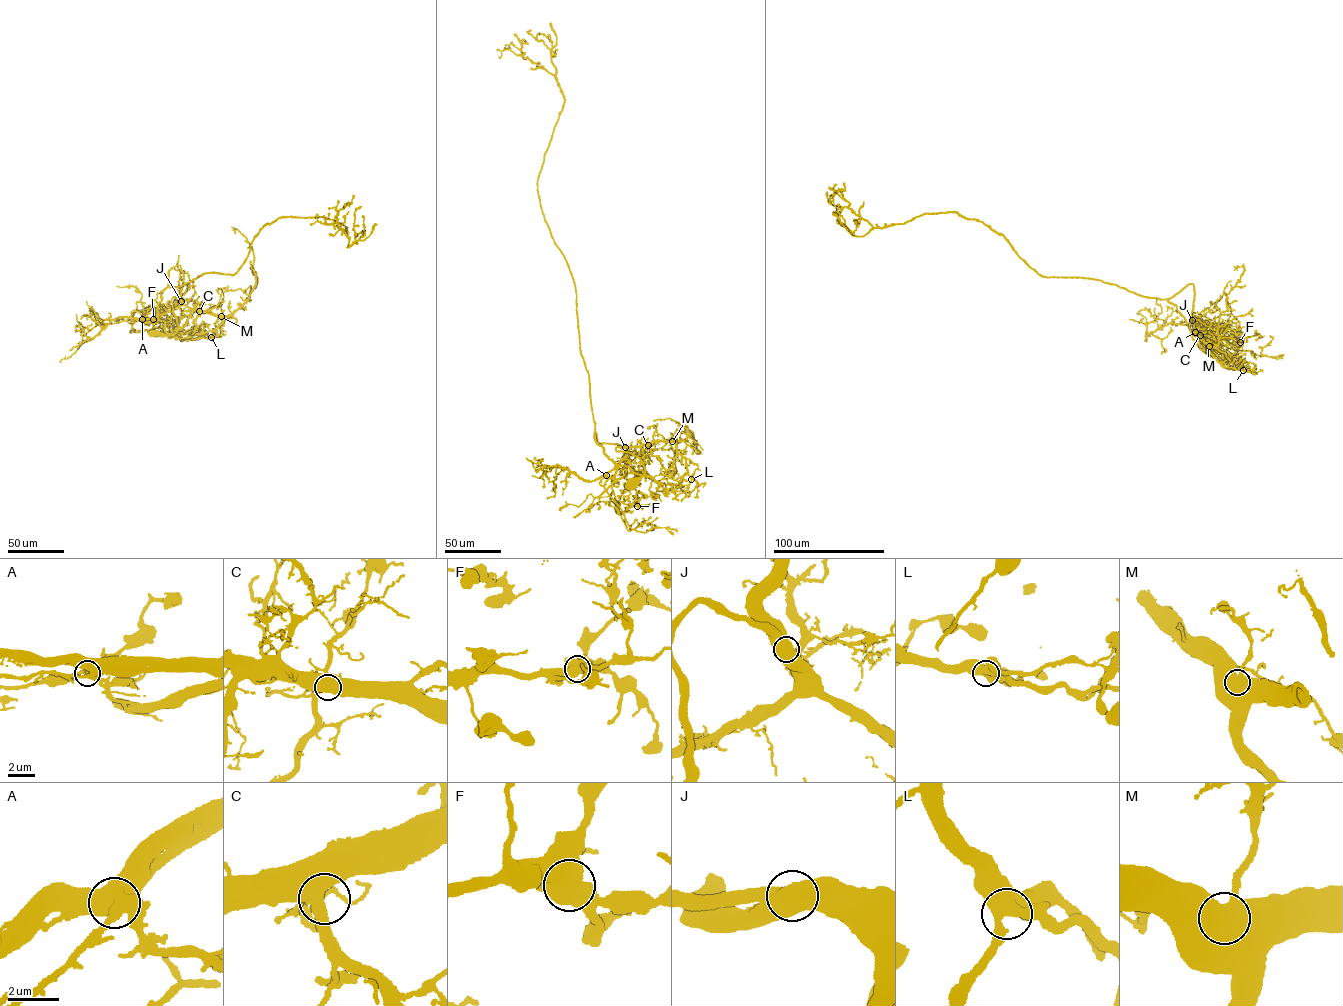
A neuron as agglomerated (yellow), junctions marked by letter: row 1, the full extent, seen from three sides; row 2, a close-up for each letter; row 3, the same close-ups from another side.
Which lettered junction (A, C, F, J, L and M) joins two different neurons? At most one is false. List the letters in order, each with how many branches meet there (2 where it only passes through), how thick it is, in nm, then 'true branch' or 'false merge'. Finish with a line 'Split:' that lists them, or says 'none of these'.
A: 3 | 400 nm | true branch
C: 3 | 480 nm | true branch
F: 3 | 650 nm | true branch
J: 3 | 650 nm | true branch
L: 3 | 440 nm | true branch
M: 3 | 500 nm | true branch
Split: none of these

